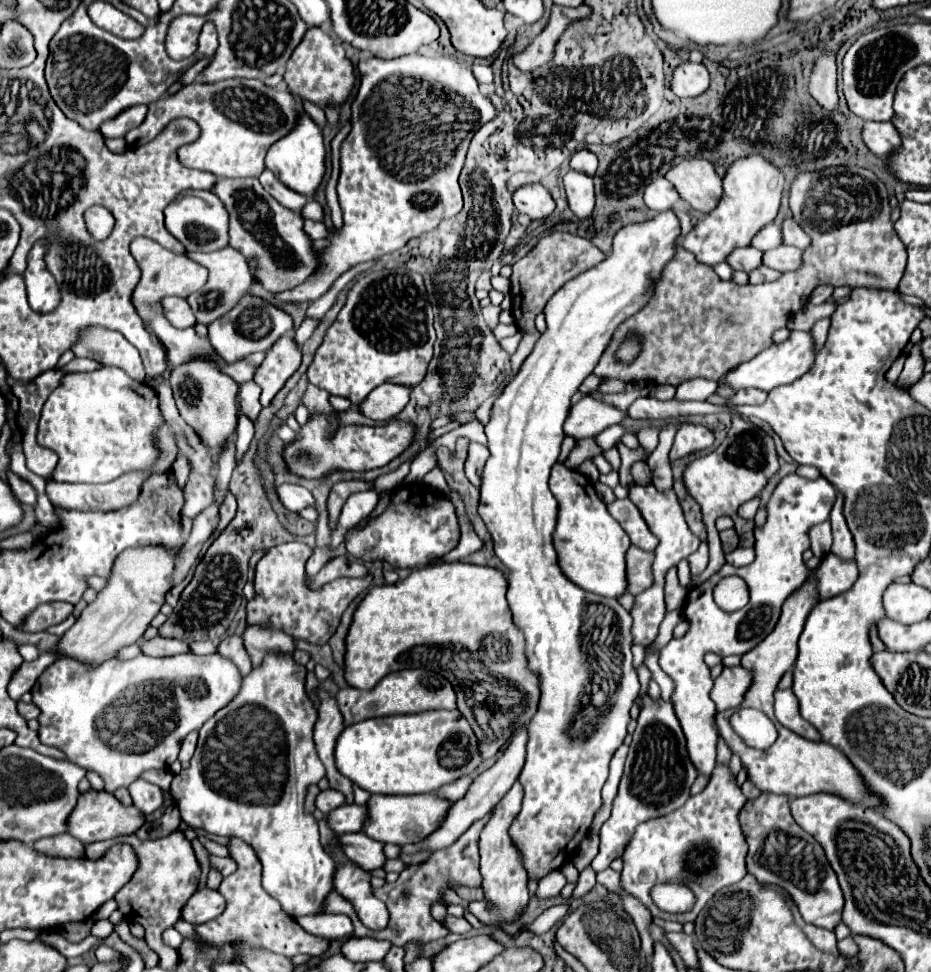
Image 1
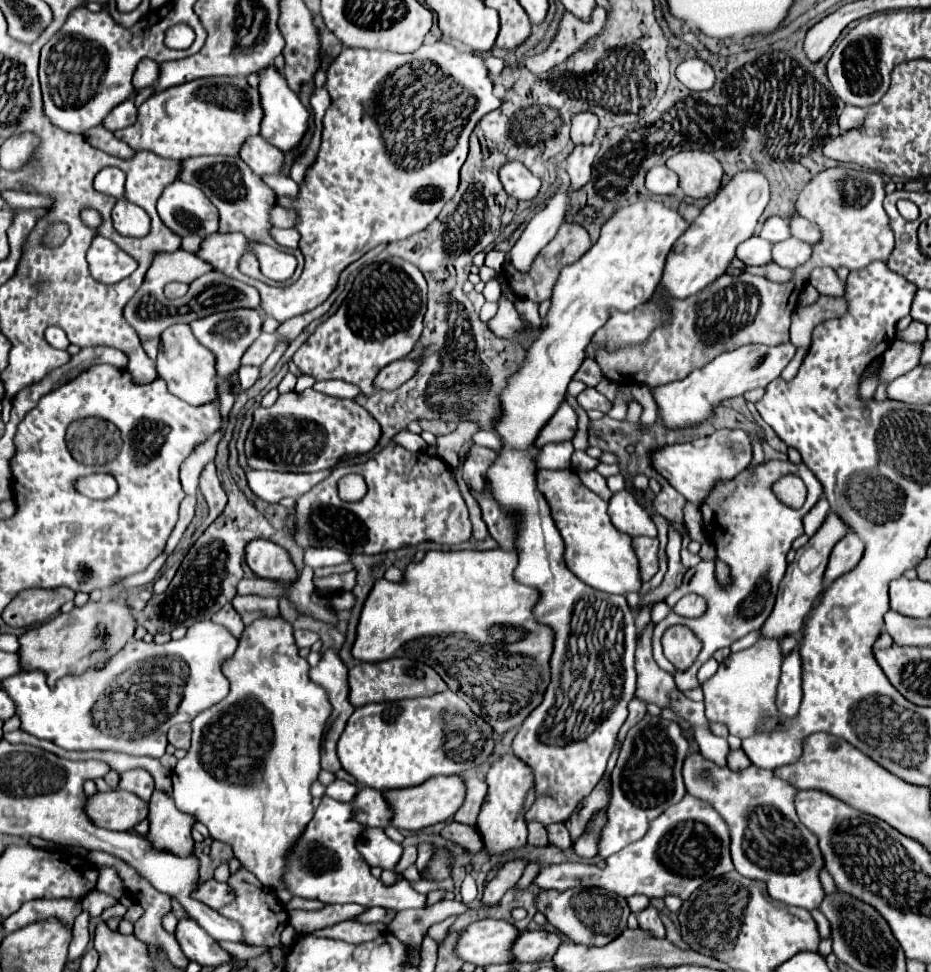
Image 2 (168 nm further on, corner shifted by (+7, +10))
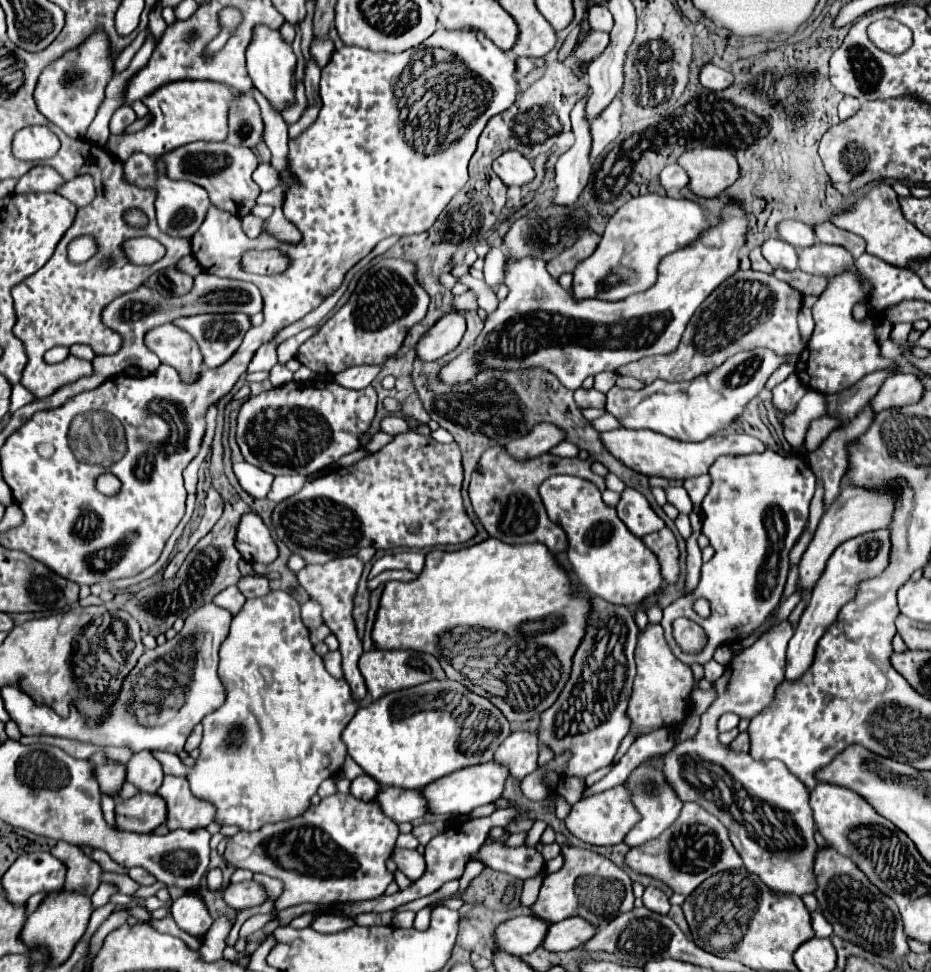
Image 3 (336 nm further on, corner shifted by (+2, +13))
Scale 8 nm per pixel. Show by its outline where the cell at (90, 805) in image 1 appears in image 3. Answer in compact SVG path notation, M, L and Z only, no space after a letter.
M138 793L116 805L116 827L120 831L152 833L166 823L166 801L160 795Z

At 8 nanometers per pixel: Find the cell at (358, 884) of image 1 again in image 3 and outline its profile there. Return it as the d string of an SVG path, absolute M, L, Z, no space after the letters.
M334 793L324 797L318 805L310 805L302 815L282 823L270 823L252 833L234 835L224 851L224 859L240 869L254 871L282 879L284 893L276 899L274 911L268 915L254 915L244 921L240 939L234 949L242 951L246 935L276 919L280 909L298 903L346 903L368 901L380 897L392 883L394 875L386 869L386 861L394 851L398 837L398 823L382 813L376 801L360 801L354 795Z

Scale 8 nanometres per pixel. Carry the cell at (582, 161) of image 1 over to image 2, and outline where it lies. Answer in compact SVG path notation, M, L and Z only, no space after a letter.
M577 114L573 118L571 126L571 140L575 146L587 146L589 142L595 140L595 130L597 130L597 116L593 114Z

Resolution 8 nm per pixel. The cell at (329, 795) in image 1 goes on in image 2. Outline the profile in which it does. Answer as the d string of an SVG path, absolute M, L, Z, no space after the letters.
M333 780L327 788L325 788L325 794L333 800L339 800L339 802L351 802L353 796L357 792L357 786L345 782L345 780Z

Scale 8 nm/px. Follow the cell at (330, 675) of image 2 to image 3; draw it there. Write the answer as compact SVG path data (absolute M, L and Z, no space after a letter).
M352 555L352 557L332 559L330 563L324 563L324 565L306 565L304 569L300 569L296 573L298 585L302 589L306 589L306 593L314 601L318 601L322 605L322 619L328 625L328 629L336 635L336 639L340 641L344 679L348 681L348 685L354 691L354 697L356 699L364 699L366 697L364 677L360 675L360 669L358 669L358 659L362 655L362 641L358 639L356 623L354 623L354 617L352 617L354 595L356 595L356 589L358 589L358 581L360 581L362 569L364 569L364 563L356 555Z

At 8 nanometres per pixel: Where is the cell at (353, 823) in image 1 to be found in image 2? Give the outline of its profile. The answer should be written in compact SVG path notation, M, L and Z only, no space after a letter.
M363 786L357 792L357 798L353 798L351 806L353 806L353 818L357 818L357 822L361 822L363 826L377 826L377 828L389 826L391 812L381 790Z

